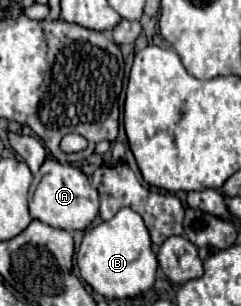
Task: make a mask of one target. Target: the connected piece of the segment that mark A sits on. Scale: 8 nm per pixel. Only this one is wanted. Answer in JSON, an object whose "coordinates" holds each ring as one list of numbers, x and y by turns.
{"coordinates":[[45,160,33,178,35,188,29,196,29,212,35,220,41,220,53,228,67,232,85,230,91,226,93,218,99,214,99,194,89,184,89,178,71,164,61,164,57,160]]}

